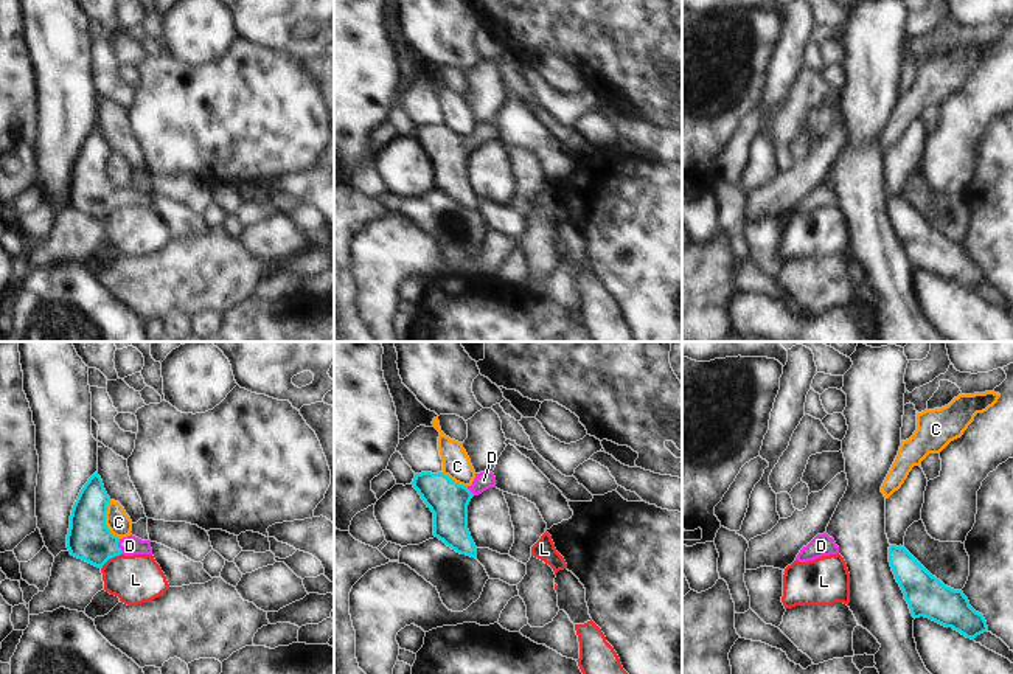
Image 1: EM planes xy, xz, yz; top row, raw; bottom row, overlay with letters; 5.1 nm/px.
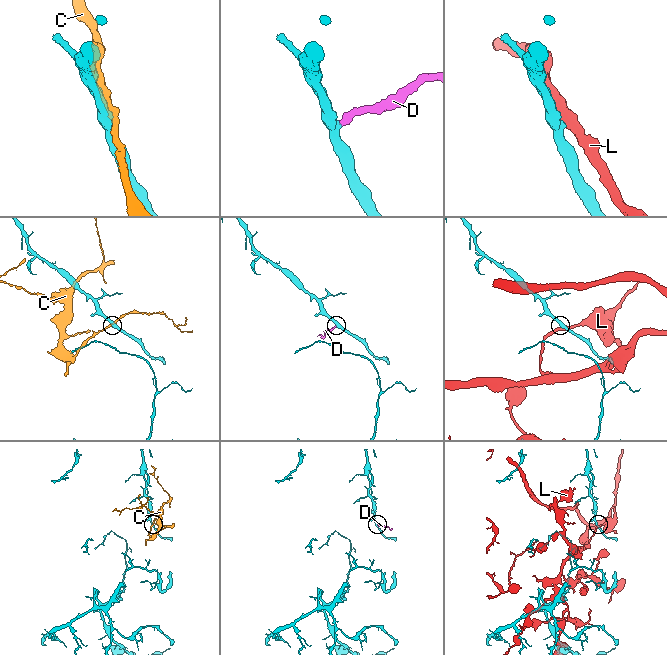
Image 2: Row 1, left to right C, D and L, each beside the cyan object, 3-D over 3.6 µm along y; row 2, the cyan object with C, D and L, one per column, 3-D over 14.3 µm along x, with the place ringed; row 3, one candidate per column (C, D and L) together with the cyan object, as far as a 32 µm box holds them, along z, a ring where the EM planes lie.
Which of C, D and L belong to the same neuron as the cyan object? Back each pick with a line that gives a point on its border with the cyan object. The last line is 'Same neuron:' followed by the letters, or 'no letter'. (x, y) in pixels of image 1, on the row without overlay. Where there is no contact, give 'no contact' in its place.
D: contact xy (118, 199)
Same neuron: D

